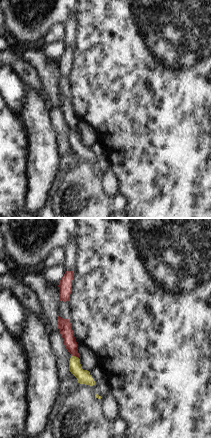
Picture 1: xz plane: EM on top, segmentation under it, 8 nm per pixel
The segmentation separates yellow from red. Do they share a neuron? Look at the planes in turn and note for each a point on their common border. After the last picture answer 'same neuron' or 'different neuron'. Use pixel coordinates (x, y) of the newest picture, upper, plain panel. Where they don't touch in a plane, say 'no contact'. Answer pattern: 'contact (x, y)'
contact (75, 132)

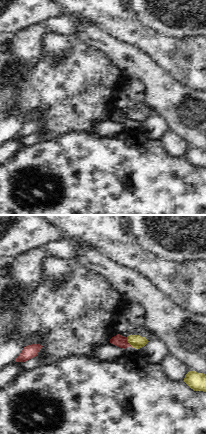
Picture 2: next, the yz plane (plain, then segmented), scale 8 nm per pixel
contact (128, 118)

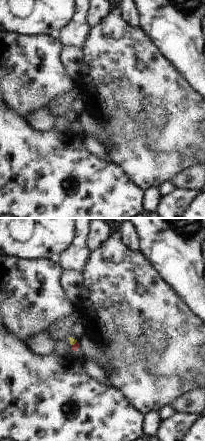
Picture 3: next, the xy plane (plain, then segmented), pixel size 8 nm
contact (73, 120)

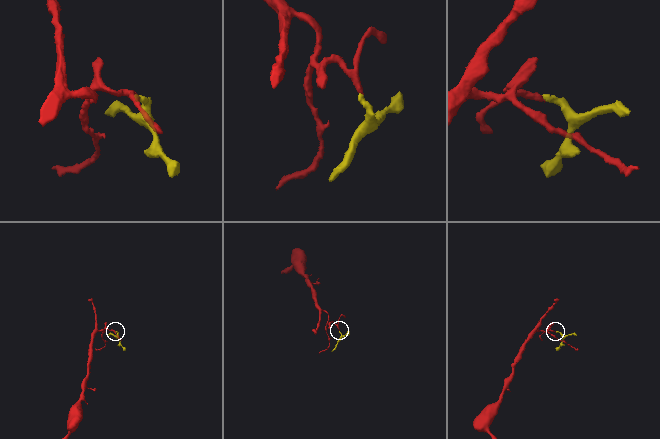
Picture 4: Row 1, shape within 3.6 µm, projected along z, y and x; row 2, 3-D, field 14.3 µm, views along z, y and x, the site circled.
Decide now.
different neuron

